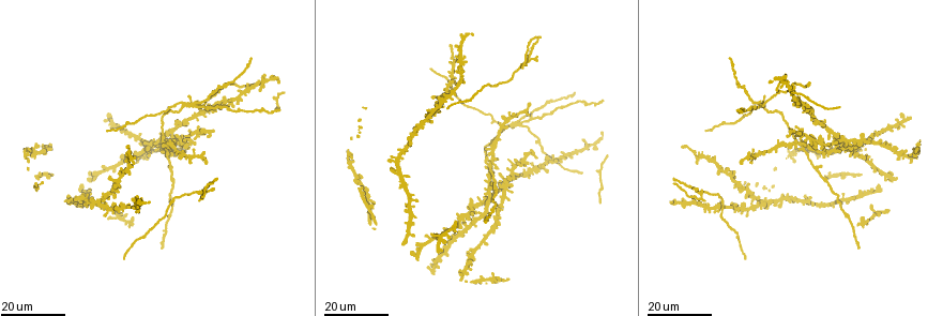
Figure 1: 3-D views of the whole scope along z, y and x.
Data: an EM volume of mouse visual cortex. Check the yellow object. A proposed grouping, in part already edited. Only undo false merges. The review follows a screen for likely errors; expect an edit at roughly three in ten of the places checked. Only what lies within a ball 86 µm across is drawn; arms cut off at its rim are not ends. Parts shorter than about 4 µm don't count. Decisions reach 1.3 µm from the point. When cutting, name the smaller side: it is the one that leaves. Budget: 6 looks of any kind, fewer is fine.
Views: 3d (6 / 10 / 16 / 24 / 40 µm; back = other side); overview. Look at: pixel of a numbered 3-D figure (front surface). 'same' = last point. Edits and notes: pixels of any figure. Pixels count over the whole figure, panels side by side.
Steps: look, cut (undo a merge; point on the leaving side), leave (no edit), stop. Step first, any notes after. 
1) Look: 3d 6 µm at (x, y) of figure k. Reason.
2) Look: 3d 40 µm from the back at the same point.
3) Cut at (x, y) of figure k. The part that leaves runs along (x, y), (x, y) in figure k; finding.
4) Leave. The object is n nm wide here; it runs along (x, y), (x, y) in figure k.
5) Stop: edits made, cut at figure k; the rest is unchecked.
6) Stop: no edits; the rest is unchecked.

Look: 3d 16 µm at (459, 81) of figure 1.

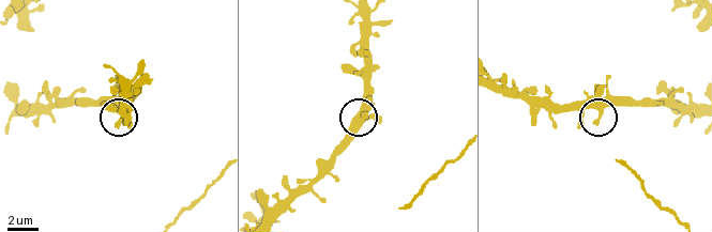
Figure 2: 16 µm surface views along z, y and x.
Look: 3d 10 µm at (597, 114) of figure 2. Zoom in.

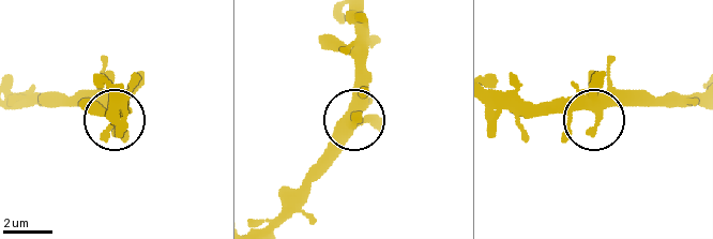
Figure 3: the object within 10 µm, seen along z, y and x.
Leave. Continuous, no second neuron.

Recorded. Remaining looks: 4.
Look: 3d 24 µm at (801, 147) of figure 1. Thin arm on a thick one.

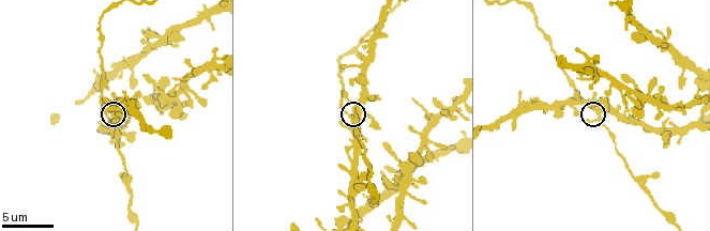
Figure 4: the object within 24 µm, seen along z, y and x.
Look: 3d 6 µm at (352, 119) of figure 4.

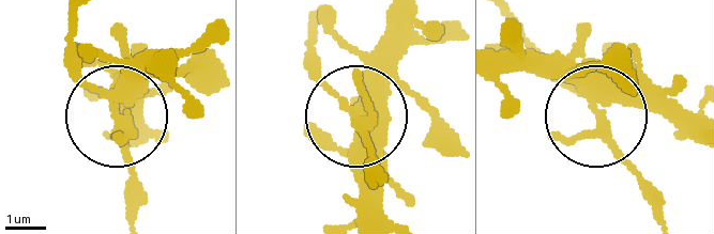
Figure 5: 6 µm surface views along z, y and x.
Look: 3d 6 µm from the back at (118, 124) of figure 5.

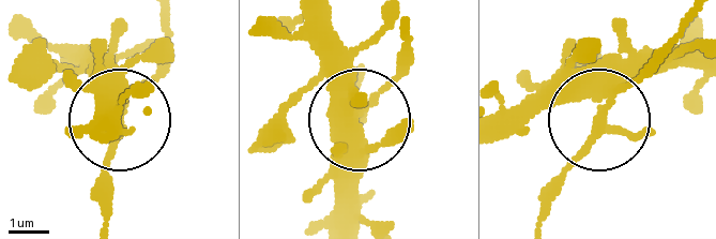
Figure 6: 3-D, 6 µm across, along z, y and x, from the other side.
Leave. 4 arms meet here; all the same neuron.

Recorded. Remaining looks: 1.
Stop: no edits; the rest is unchecked.

